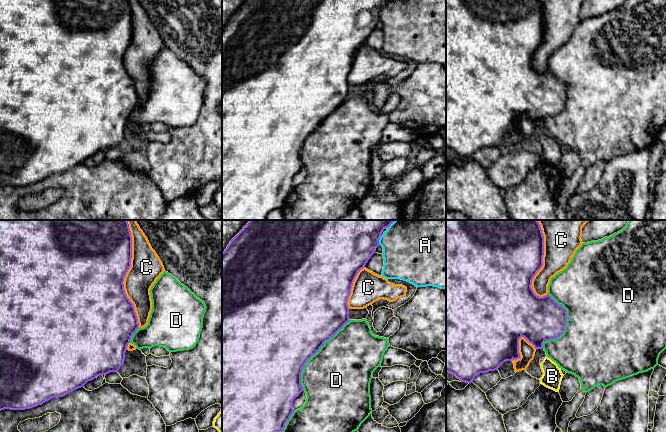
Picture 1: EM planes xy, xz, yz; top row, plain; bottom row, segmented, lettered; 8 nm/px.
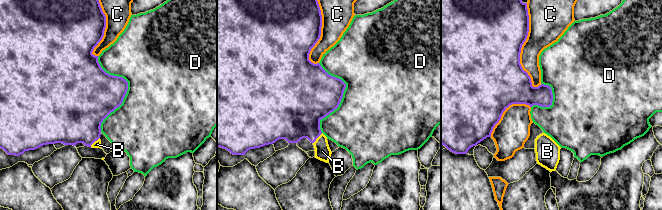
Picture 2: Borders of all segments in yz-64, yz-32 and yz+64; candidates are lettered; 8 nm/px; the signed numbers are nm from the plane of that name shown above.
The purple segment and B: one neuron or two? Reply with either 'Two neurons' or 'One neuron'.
One neuron

